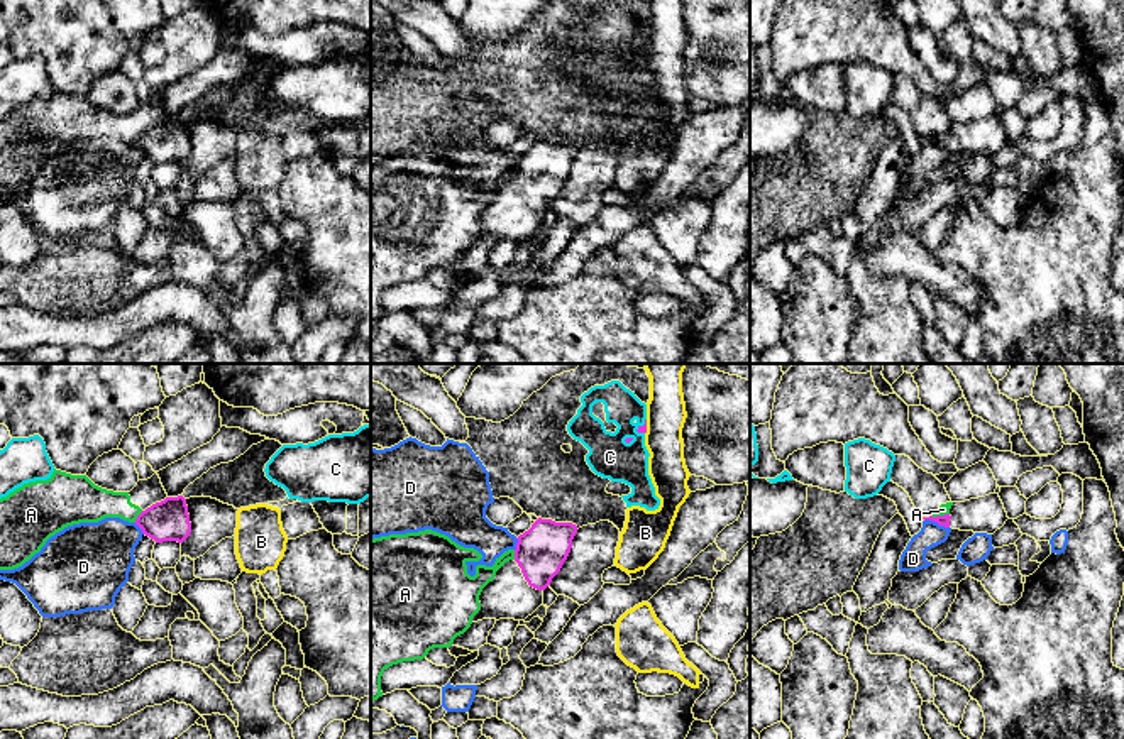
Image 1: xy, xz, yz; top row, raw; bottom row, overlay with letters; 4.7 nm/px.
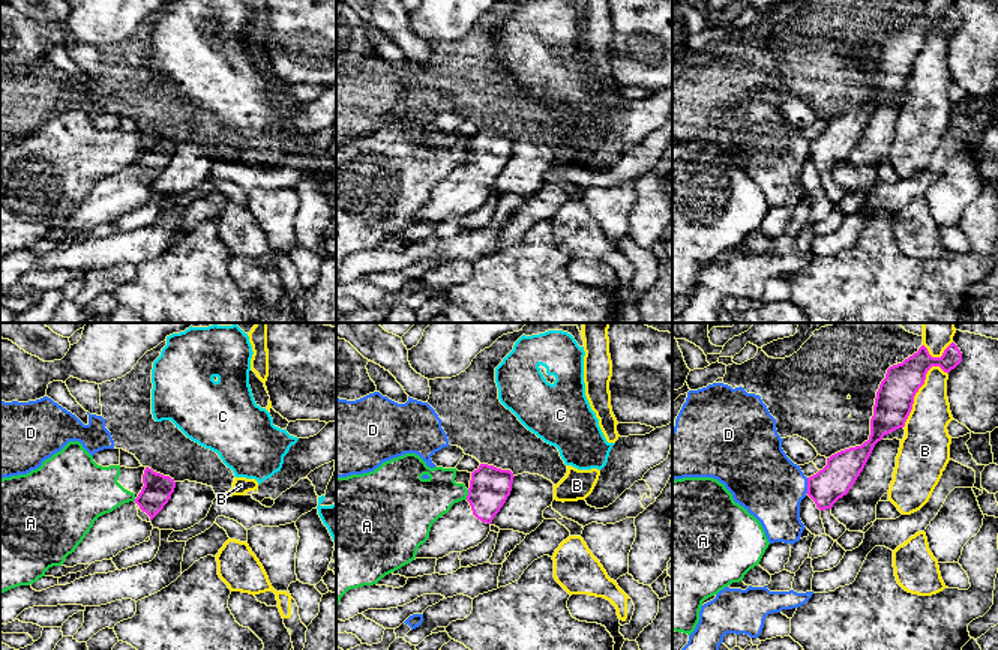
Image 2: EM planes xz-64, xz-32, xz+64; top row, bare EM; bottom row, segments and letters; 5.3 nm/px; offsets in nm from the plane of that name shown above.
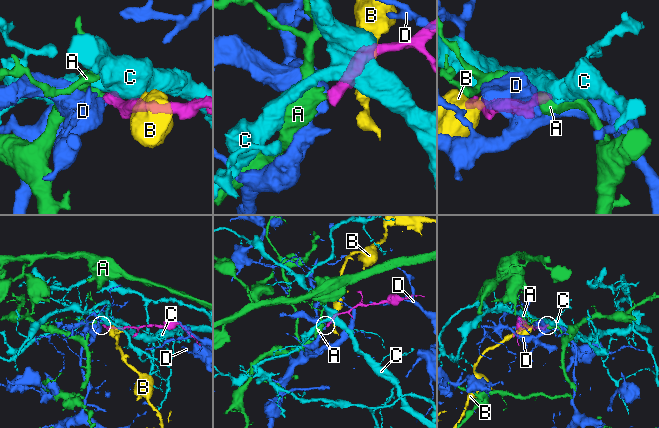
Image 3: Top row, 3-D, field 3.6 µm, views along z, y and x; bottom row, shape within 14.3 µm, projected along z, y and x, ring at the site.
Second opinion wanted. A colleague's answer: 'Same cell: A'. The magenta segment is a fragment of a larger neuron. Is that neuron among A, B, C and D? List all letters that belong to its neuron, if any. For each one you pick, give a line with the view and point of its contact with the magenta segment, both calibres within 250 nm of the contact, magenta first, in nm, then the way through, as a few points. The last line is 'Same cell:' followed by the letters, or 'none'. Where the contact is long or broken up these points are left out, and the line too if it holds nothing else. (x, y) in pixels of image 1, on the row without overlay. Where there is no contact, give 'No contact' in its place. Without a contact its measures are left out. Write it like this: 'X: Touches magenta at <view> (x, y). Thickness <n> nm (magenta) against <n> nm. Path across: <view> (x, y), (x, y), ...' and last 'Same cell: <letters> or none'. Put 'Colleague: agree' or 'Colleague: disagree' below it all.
Same cell: none
Colleague: disagree

